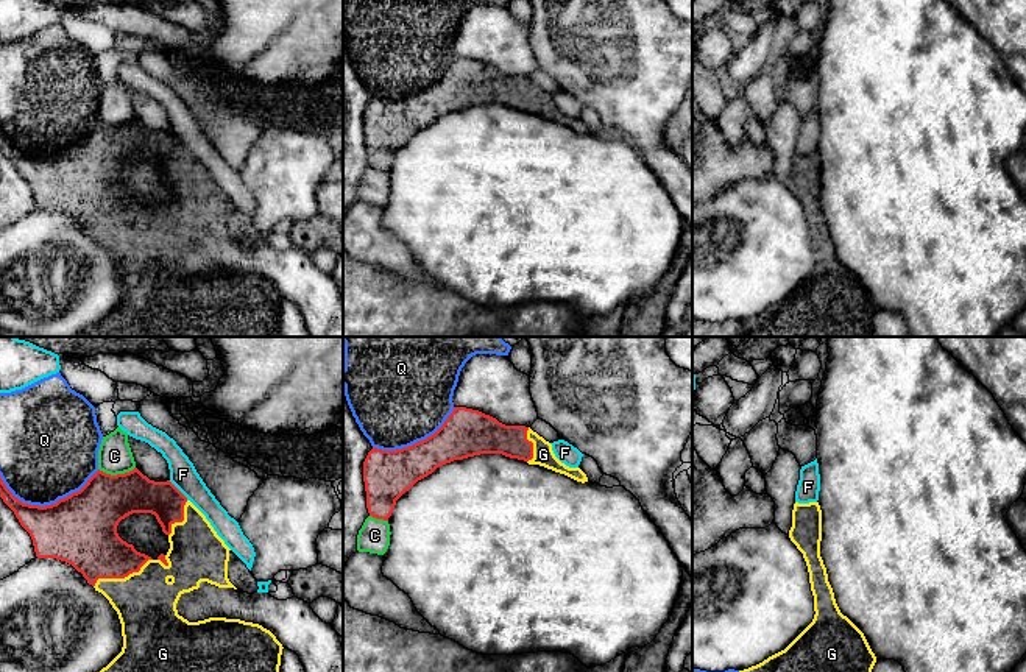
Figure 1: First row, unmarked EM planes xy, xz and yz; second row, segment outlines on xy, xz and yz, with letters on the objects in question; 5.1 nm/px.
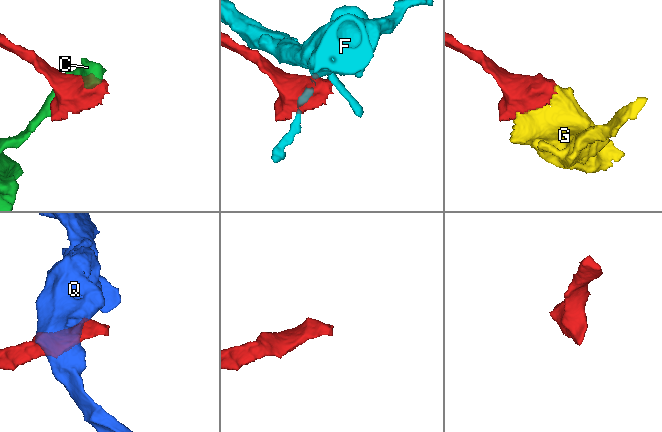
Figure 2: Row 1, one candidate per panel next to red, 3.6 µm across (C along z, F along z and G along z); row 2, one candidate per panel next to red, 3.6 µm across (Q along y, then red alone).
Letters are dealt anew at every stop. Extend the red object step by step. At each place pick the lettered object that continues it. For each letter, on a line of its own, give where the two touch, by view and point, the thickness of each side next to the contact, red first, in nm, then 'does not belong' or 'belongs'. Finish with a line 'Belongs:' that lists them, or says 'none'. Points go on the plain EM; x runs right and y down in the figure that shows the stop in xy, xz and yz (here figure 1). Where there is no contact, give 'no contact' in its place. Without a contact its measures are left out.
C: xy (117, 125) | 280/180 nm | does not belong
F: xy (178, 141) | 220/140 nm | does not belong
G: xy (120, 228) | 300/320 nm | belongs
Q: xy (47, 156) | 360/460 nm | does not belong
Belongs: G

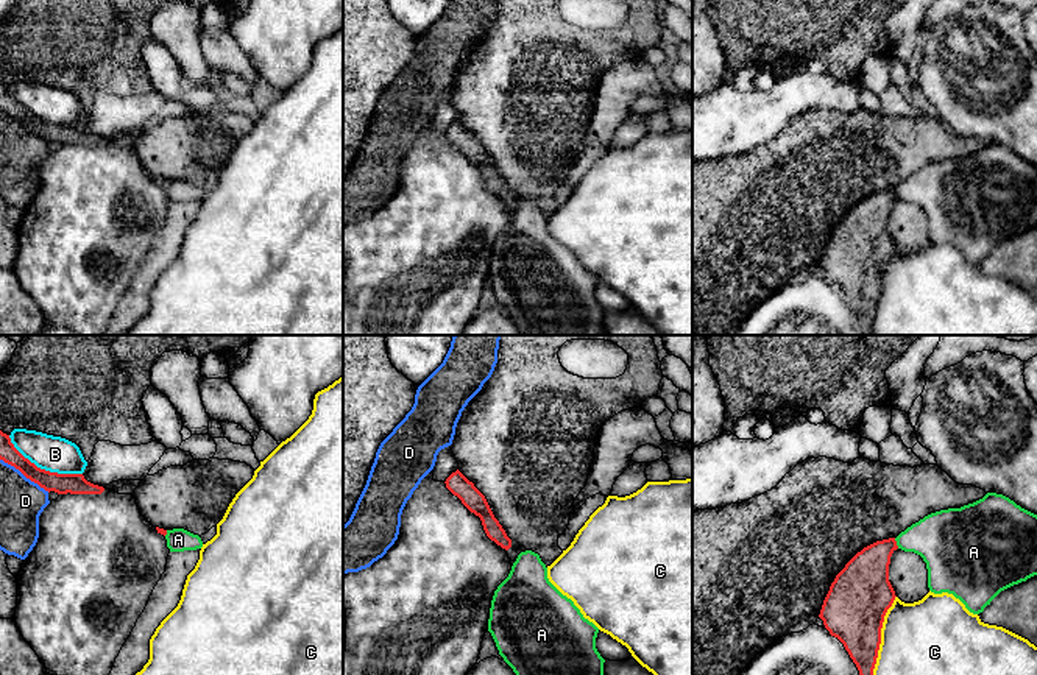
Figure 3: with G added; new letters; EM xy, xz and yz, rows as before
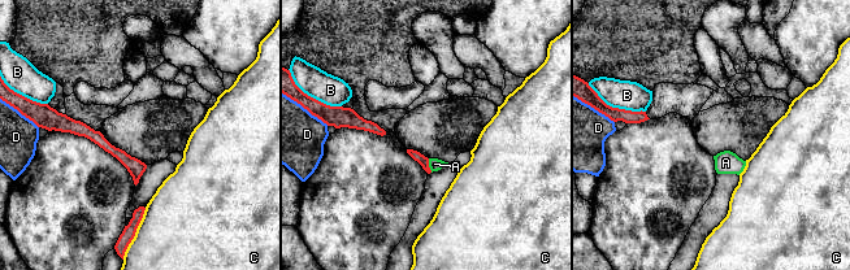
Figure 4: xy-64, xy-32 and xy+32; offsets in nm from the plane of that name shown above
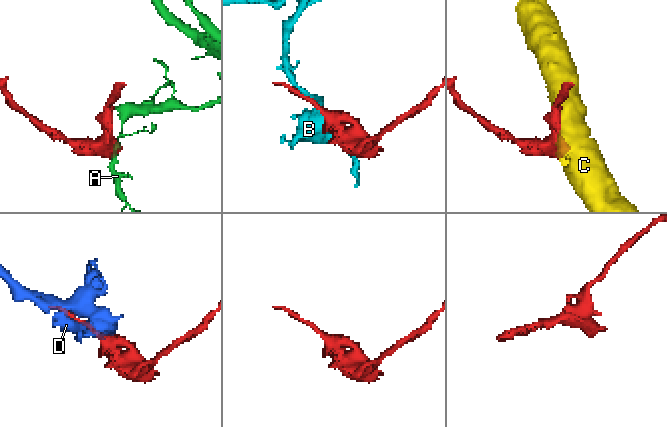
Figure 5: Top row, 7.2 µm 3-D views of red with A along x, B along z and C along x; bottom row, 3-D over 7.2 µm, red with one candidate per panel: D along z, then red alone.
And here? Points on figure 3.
A: yz (895, 194) | 260/300 nm | does not belong
B: xy (42, 120) | 110/190 nm | does not belong
C: yz (880, 290) | 320/480 nm | does not belong
D: xy (25, 127) | 110/220 nm | does not belong
Belongs: none

